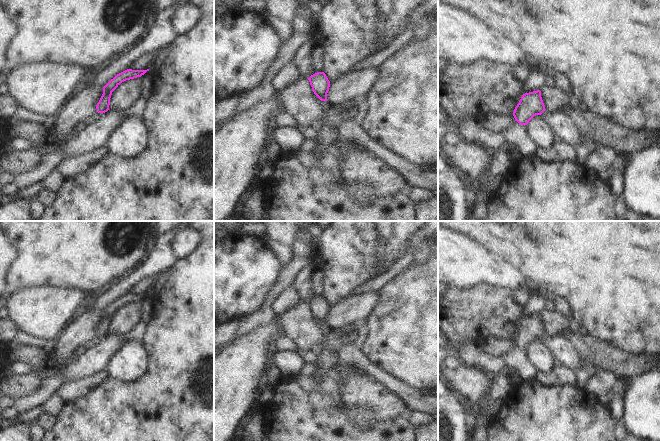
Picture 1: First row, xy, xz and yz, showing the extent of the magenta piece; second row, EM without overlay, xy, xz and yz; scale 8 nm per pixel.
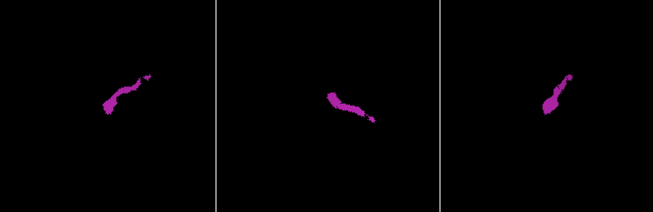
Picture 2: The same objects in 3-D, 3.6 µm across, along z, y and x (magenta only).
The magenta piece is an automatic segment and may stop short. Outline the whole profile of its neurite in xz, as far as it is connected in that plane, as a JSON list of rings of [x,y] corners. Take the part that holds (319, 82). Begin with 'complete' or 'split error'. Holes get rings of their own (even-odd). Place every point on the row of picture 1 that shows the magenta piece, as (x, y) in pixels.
complete | [[[317,72],[308,78],[312,91],[321,100],[327,101],[327,93],[330,87],[330,81],[328,80],[324,72]]]

